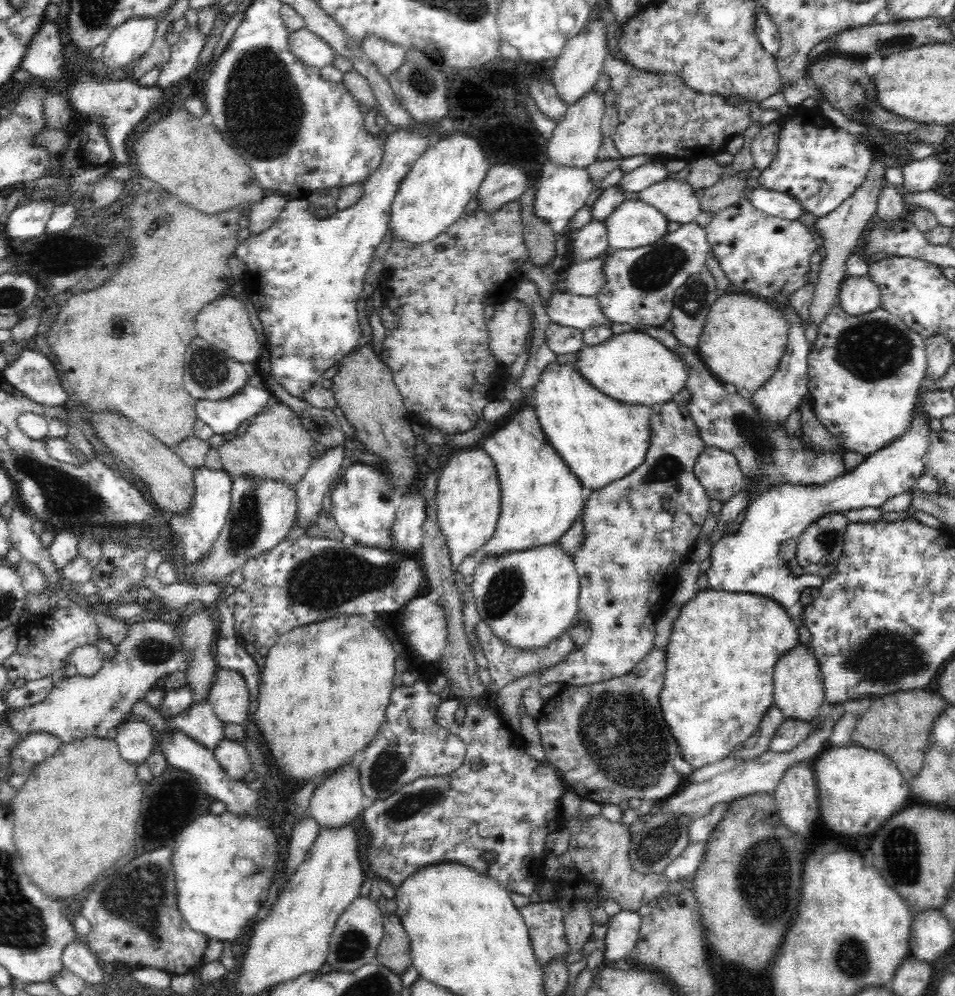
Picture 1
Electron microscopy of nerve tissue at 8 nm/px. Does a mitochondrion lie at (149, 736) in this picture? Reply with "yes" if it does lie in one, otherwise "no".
no

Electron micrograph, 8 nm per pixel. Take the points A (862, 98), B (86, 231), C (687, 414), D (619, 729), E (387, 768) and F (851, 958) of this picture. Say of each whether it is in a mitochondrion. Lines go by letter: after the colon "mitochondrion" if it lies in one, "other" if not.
A: mitochondrion
B: other
C: other
D: mitochondrion
E: mitochondrion
F: mitochondrion

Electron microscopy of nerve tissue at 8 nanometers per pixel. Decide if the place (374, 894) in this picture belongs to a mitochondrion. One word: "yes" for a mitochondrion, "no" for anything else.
no

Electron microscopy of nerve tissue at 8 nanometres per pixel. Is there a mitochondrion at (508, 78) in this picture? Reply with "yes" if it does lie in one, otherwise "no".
no

